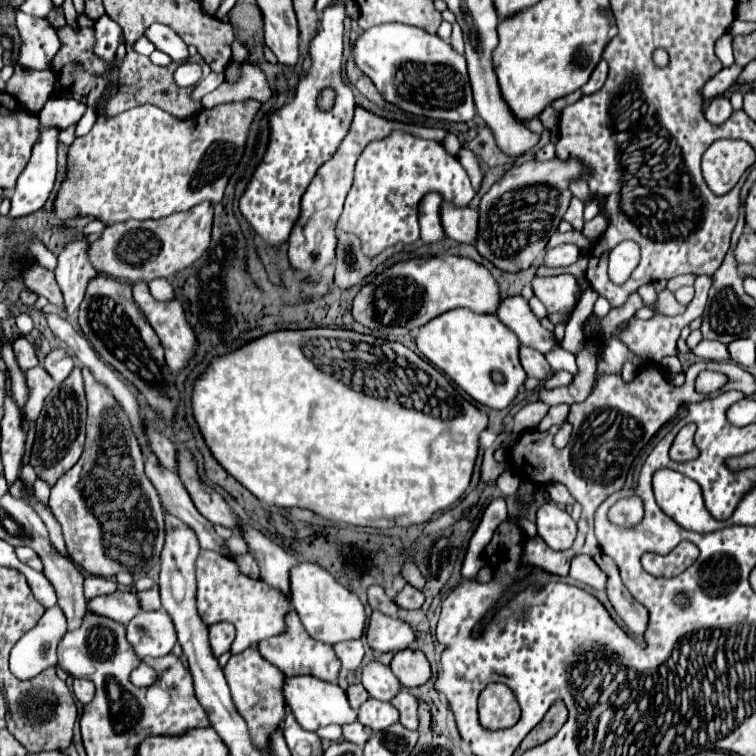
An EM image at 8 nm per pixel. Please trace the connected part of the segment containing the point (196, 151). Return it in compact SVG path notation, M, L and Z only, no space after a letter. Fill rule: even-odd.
M258 101L222 103L190 119L178 119L156 105L138 105L116 117L98 117L90 133L70 147L68 175L54 203L58 217L92 215L112 225L128 219L162 219L200 201L222 201L258 109Z

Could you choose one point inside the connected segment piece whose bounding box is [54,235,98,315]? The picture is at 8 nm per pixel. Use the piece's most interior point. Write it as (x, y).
(74, 271)

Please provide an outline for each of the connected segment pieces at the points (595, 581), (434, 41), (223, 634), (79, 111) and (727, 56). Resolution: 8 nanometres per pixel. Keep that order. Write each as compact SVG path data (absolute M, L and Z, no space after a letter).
M578 555L572 561L572 569L570 575L574 579L586 579L586 585L594 587L594 589L604 589L606 587L606 575L600 571L600 567L594 563L592 557L586 555Z
M404 23L376 25L354 41L352 57L356 67L372 79L378 93L406 113L454 123L470 121L476 115L466 59L438 35Z
M224 621L224 623L216 623L210 627L210 645L212 645L212 651L216 657L230 651L234 635L236 635L236 629L232 623Z
M50 97L38 117L44 125L60 125L60 129L66 129L68 125L78 123L84 111L86 105L80 101L64 101L58 97Z
M722 35L718 41L716 41L716 57L722 61L724 67L730 67L734 63L734 57L732 57L732 35Z

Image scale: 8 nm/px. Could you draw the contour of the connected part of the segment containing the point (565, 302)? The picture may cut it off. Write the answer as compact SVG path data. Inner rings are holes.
M572 275L556 277L534 277L532 279L534 295L544 303L548 313L566 313L574 307L580 293L576 279Z

